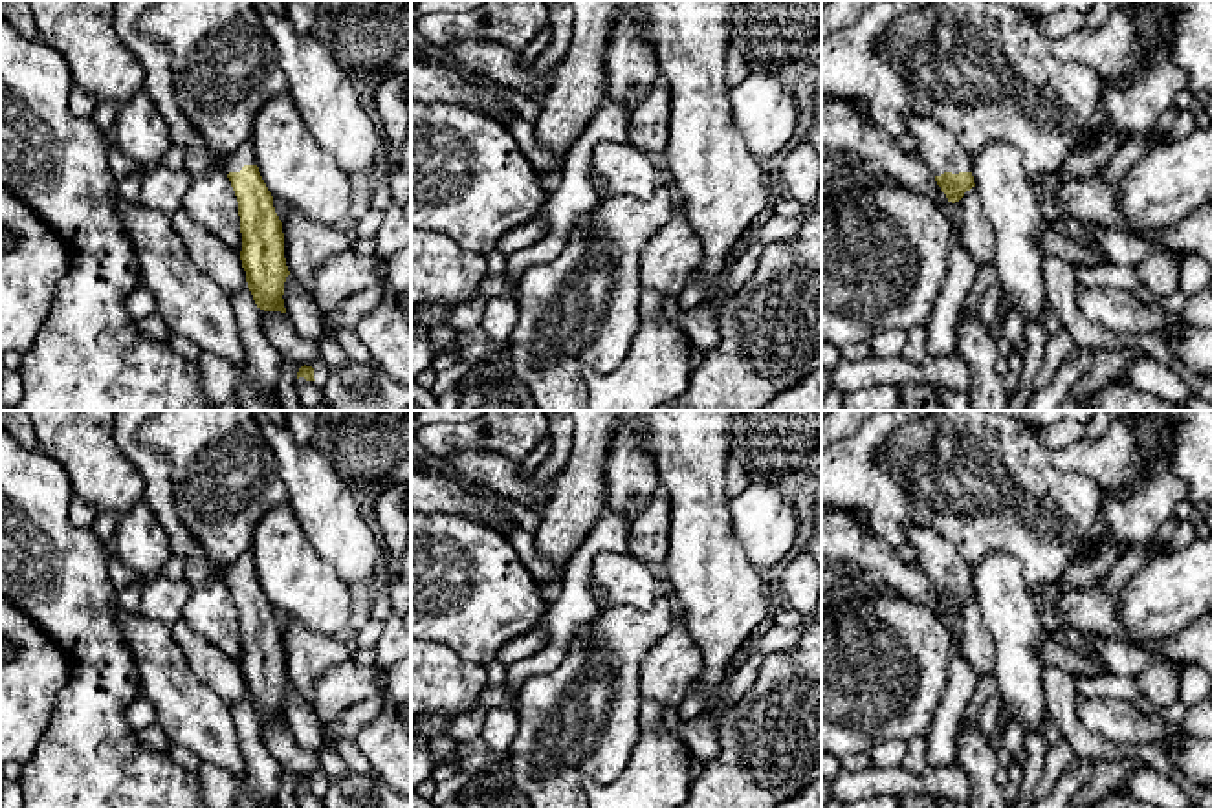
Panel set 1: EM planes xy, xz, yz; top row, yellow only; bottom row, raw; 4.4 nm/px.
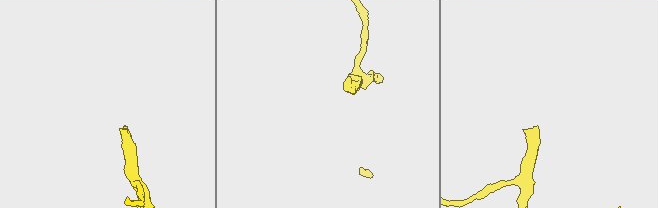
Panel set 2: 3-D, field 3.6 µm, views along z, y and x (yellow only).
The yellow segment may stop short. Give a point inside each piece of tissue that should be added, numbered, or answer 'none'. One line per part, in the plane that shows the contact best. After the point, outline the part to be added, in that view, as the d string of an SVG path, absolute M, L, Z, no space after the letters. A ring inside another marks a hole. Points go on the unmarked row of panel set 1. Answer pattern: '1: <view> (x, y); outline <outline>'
1: yz (937, 559); outline M911 528L908 531L906 544L915 550L915 564L933 586L941 586L944 583L972 583L972 564L939 533Z

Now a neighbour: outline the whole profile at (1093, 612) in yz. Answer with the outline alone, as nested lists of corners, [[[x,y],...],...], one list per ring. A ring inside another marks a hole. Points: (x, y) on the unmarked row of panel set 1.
[[[1100,586],[1065,592],[1056,603],[1049,603],[1036,588],[1029,588],[1029,594],[1052,636],[1087,634],[1095,639],[1128,641],[1126,628],[1118,621],[1118,597],[1107,595]]]

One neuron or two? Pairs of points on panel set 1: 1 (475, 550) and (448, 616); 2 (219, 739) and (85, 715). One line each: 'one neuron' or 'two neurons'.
1: one neuron
2: two neurons

